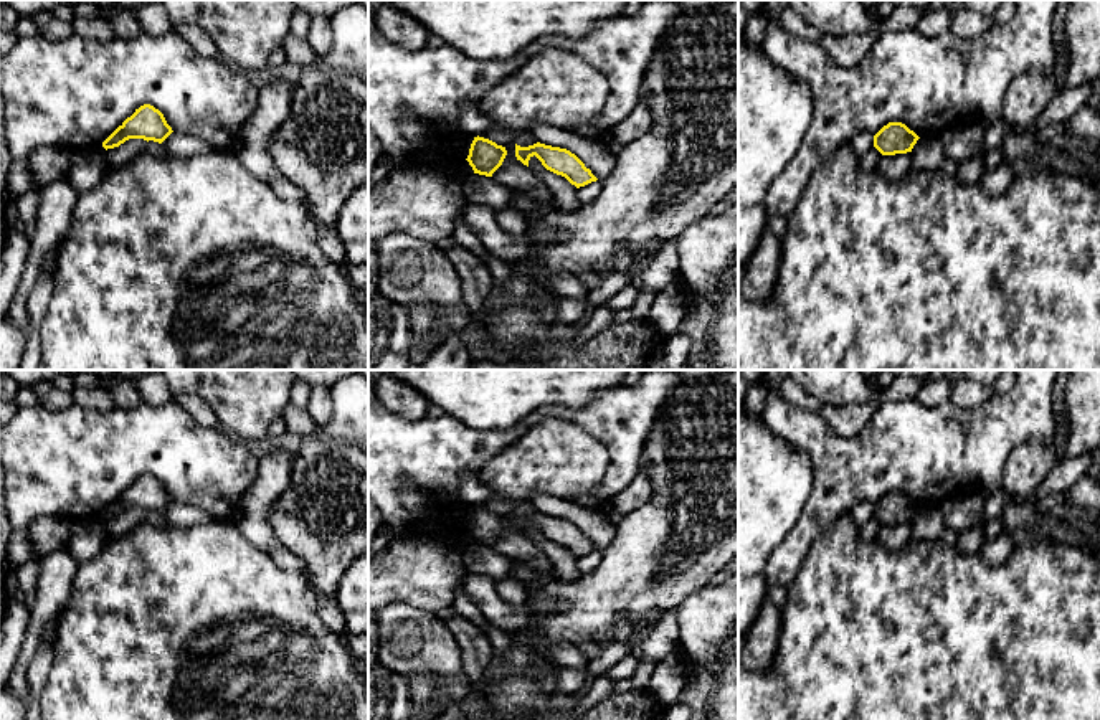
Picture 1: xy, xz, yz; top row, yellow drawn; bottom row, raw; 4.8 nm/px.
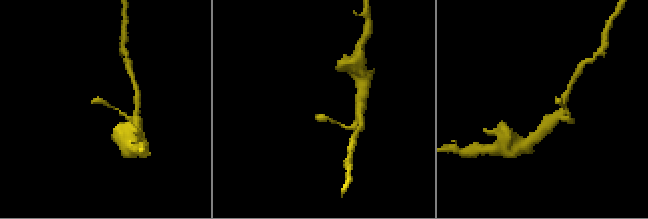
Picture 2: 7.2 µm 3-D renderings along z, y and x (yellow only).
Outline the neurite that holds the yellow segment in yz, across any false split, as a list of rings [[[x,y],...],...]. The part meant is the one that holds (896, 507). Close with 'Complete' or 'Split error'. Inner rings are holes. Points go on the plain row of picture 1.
[[[889,492],[874,505],[874,517],[882,525],[912,522],[920,507],[902,492]]]. Complete

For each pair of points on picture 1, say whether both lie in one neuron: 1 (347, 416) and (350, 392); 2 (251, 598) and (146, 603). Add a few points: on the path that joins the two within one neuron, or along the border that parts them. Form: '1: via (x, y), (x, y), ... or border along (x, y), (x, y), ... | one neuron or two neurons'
1: via (350, 410), (350, 398) | one neuron
2: via (225, 603), (172, 603) | one neuron

